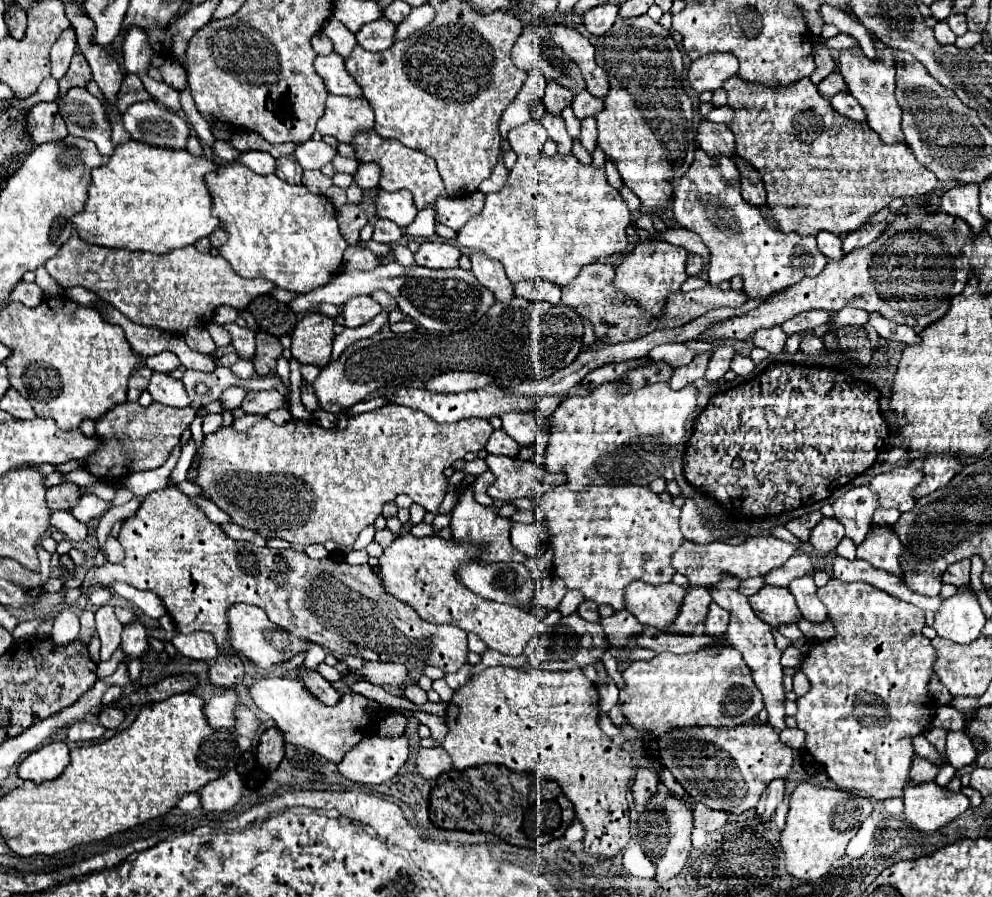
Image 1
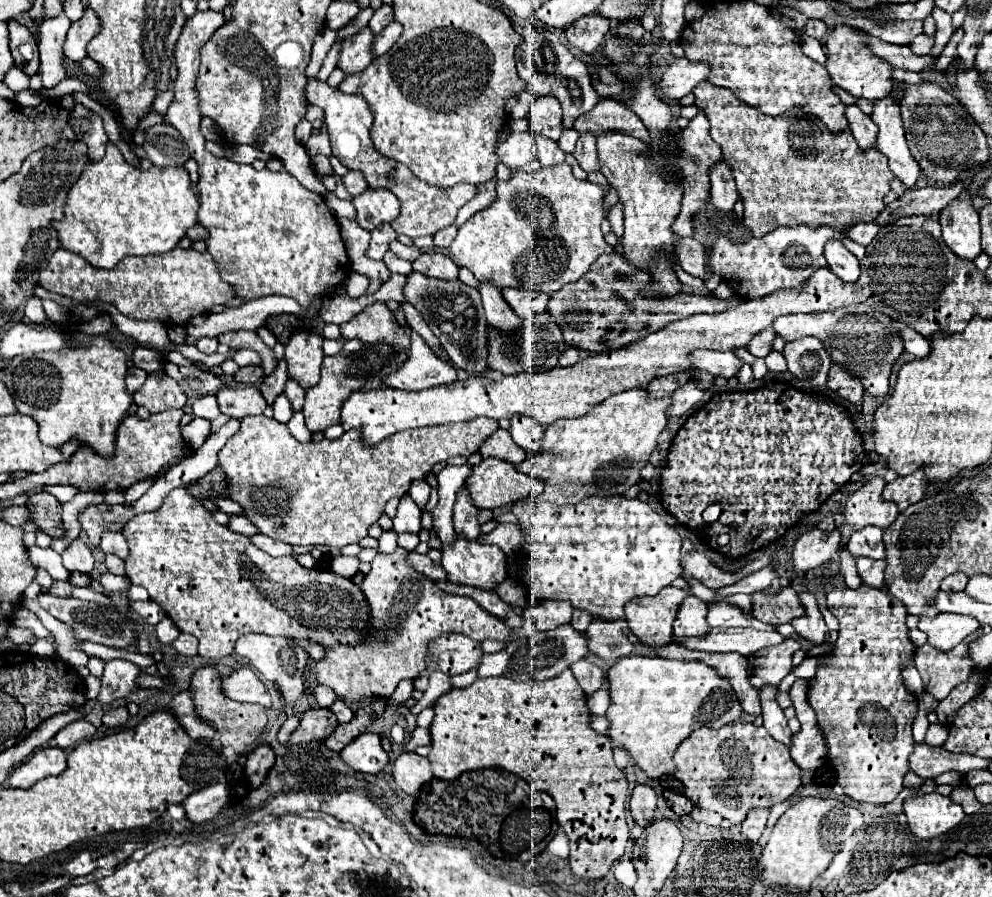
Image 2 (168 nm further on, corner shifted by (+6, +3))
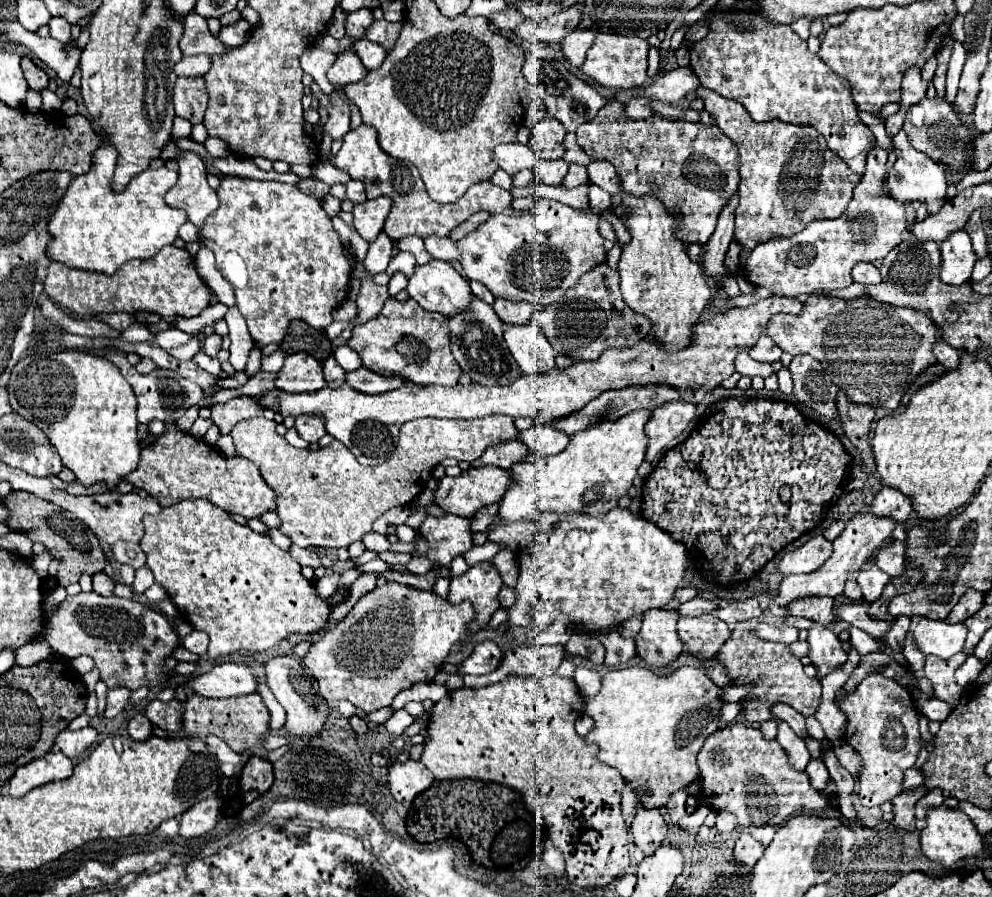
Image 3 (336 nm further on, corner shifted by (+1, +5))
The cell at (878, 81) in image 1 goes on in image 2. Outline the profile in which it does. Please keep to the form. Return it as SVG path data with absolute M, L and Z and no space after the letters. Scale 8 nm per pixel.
M892 96L874 102L872 120L878 126L876 148L888 158L888 166L894 178L900 180L906 188L914 188L920 178L920 166L908 150L900 118L900 106L894 104Z

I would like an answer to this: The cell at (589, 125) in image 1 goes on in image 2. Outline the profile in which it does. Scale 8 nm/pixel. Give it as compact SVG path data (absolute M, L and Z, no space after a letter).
M590 134L580 136L574 158L584 172L588 172L588 174L598 172L600 164L598 164L598 154L596 154L596 136L590 136Z

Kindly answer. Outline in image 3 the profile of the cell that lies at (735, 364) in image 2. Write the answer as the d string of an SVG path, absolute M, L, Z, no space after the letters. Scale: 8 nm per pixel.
M743 352L743 354L737 354L737 358L735 358L735 372L737 374L741 374L741 376L763 376L763 378L767 378L769 374L773 374L775 370L769 366L769 364L759 364L759 362L755 362L751 356L749 356L749 352Z

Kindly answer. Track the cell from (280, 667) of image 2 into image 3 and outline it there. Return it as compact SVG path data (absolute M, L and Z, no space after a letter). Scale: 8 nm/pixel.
M275 656L269 662L265 662L265 672L267 672L267 686L287 712L285 728L295 736L315 736L323 728L329 710L327 702L317 694L317 682L315 678L311 678L309 670L305 670L303 662L291 656Z

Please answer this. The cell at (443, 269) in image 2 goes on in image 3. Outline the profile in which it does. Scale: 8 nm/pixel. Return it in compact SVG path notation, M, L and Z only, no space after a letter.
M435 258L423 266L415 266L407 292L423 310L445 316L461 312L471 300L469 282L449 262Z

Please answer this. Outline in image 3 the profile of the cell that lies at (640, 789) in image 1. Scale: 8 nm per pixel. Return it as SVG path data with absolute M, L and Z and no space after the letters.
M639 806L637 814L633 818L633 824L631 824L631 832L633 832L635 844L649 856L663 842L663 838L667 834L667 824L665 824L659 808Z

